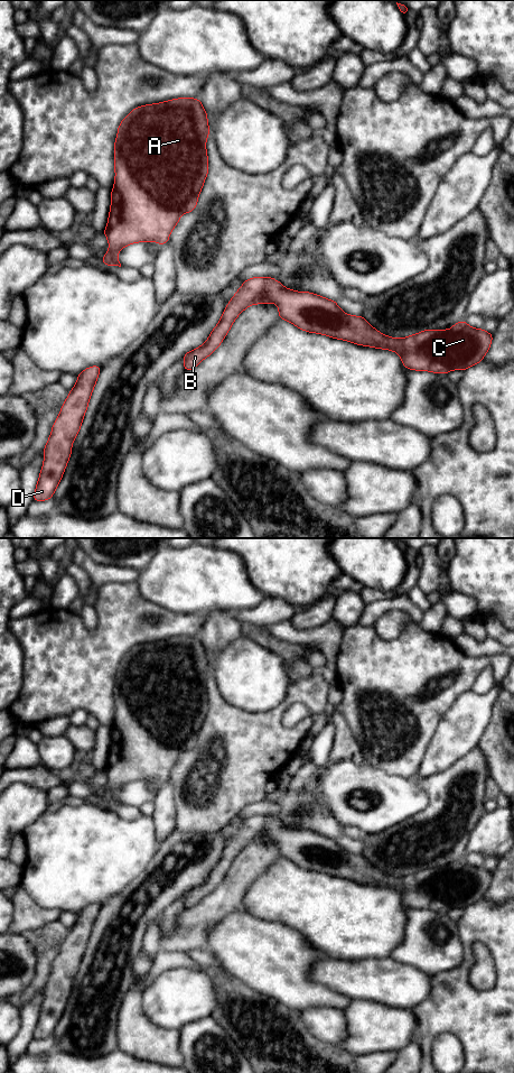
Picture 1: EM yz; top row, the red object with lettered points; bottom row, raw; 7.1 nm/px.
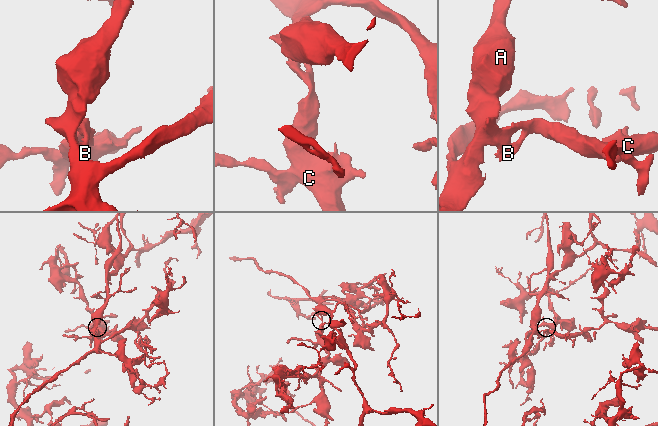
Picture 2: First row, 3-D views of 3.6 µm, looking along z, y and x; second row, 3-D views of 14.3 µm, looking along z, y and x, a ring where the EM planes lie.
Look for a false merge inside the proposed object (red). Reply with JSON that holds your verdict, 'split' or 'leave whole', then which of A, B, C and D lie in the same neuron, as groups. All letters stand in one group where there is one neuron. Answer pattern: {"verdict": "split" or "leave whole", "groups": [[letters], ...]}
{"verdict": "leave whole", "groups": [["A", "B", "C", "D"]]}

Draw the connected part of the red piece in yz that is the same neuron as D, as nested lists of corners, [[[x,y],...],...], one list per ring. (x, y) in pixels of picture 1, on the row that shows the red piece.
[[[100,366],[88,367],[77,376],[76,385],[63,404],[44,448],[44,464],[32,500],[49,500],[54,496],[72,454],[73,442],[81,429],[101,369]]]

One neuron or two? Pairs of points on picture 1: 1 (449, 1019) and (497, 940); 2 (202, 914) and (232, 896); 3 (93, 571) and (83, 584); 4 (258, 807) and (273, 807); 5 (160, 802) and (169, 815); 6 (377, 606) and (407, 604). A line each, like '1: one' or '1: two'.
1: one
2: one
3: two
4: one
5: one
6: one

